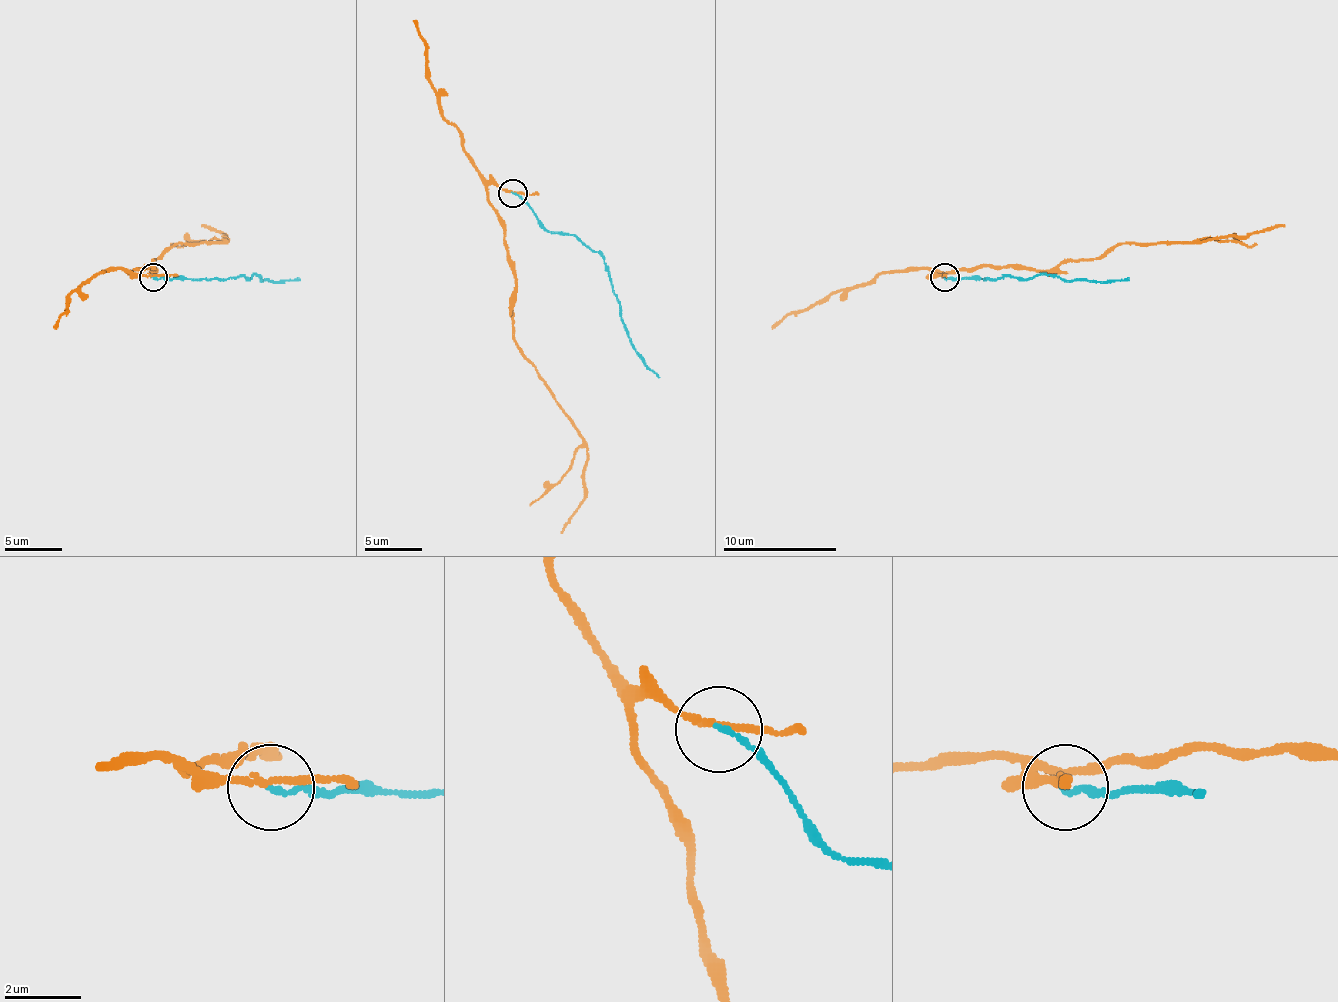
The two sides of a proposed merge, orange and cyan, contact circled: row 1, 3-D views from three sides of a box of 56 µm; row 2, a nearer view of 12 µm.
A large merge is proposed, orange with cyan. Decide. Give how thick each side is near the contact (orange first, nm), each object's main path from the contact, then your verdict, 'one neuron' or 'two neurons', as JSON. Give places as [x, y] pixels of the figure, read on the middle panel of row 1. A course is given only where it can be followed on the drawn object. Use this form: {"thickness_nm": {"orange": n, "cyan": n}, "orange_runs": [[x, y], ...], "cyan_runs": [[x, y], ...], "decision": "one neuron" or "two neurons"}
{"thickness_nm": {"orange": 160, "cyan": 140}, "orange_runs": [[512, 192], [486, 187], [515, 275], [512, 338], [586, 449], [586, 498], [560, 532]], "cyan_runs": [[512, 192], [546, 229], [577, 235], [603, 258], [626, 335], [660, 378]], "decision": "two neurons"}

